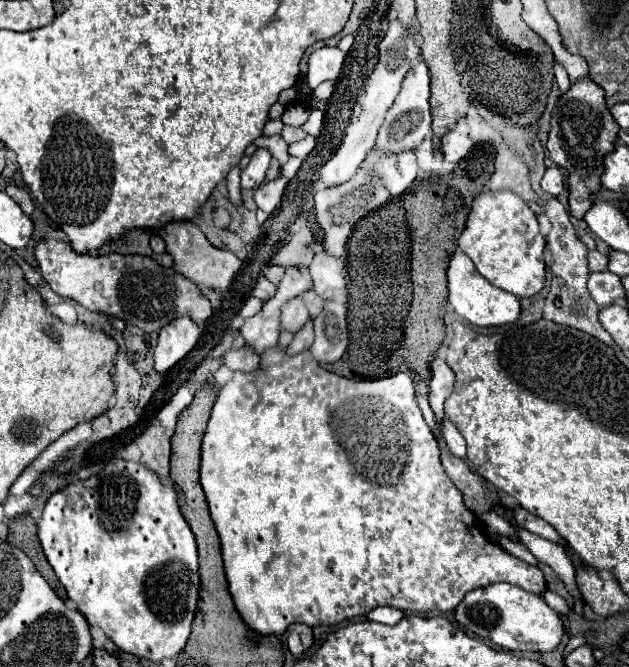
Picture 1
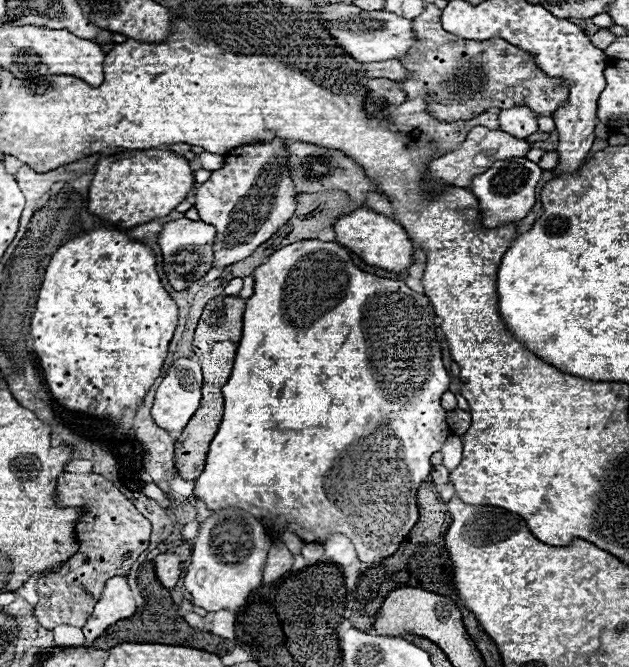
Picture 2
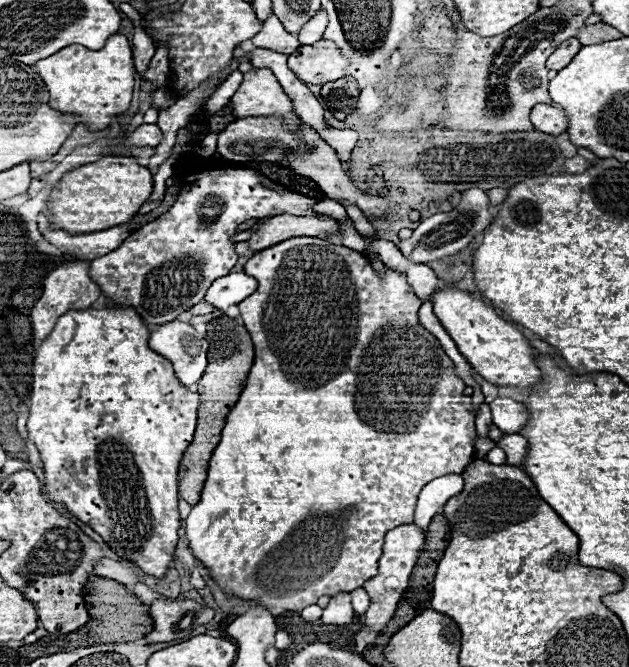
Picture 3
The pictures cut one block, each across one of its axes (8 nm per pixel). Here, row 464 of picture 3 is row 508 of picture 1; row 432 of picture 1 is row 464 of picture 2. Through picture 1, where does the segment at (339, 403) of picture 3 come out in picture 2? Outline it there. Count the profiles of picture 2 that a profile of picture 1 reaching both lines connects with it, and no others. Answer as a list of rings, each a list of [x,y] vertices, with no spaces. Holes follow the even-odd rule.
[[[302,240],[282,250],[274,252],[266,264],[254,270],[254,294],[246,300],[244,312],[244,330],[242,340],[236,352],[234,368],[230,380],[224,386],[224,416],[220,428],[210,442],[206,466],[202,474],[196,478],[194,496],[206,504],[208,510],[220,508],[242,508],[262,522],[268,536],[278,540],[276,532],[292,532],[302,542],[324,542],[328,534],[344,534],[352,540],[358,550],[358,556],[366,564],[380,564],[384,558],[392,556],[404,538],[410,534],[414,524],[418,522],[418,504],[416,492],[422,482],[426,482],[434,466],[430,456],[440,450],[446,438],[452,434],[446,424],[446,410],[440,406],[442,394],[450,386],[450,376],[442,362],[440,342],[436,336],[434,310],[430,300],[410,290],[402,280],[380,278],[360,270],[344,246],[336,242],[320,242],[320,240]],[[386,428],[386,436],[380,434]],[[282,516],[300,516],[300,518],[282,518]],[[312,518],[328,518],[328,520],[312,520]]]

